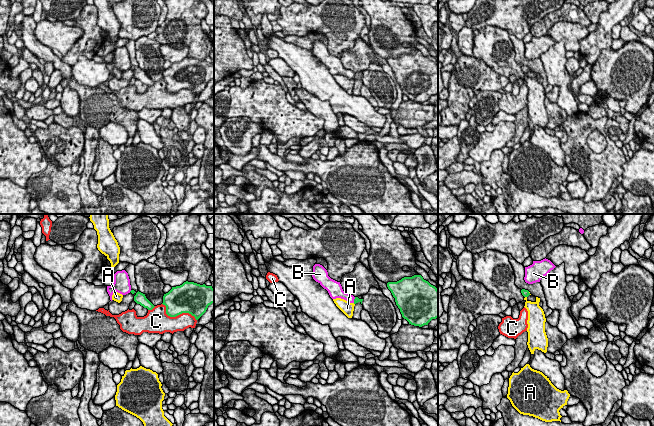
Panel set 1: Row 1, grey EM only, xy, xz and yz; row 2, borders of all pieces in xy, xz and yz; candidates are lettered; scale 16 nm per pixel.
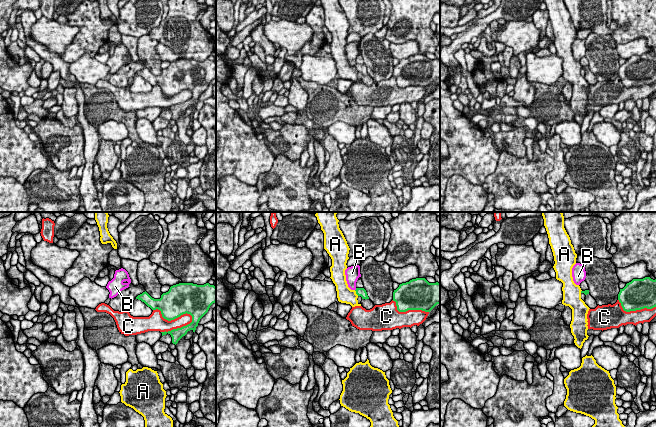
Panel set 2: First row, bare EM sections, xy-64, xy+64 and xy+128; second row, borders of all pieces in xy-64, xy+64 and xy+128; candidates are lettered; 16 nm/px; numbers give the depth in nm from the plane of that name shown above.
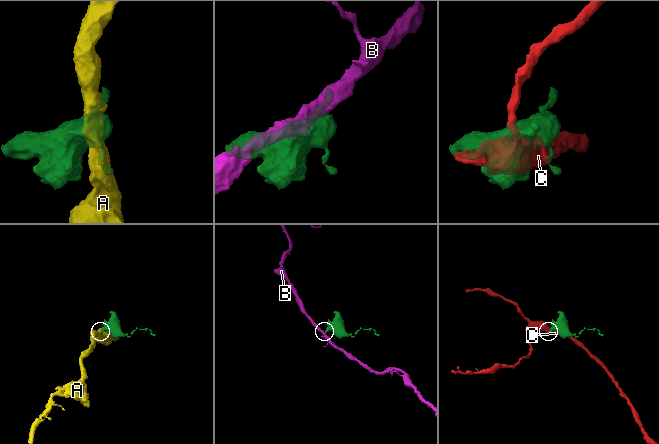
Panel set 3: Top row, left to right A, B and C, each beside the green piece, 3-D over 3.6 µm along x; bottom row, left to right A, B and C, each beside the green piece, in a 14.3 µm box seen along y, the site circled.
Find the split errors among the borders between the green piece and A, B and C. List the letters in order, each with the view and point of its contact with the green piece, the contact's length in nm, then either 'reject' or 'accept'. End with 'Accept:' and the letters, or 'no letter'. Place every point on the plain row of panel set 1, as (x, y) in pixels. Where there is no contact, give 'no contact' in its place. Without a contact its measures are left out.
A: contact yz (529, 69); length 60 nm; reject
B: contact xz (354, 76); length 100 nm; reject
C: contact xy (177, 91); length 600 nm; reject
Accept: no letter

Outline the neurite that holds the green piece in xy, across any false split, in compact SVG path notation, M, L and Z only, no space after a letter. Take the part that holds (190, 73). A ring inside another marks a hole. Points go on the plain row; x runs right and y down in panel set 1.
M186 57L164 70L162 80L166 82L166 90L170 93L189 89L198 96L212 79L214 79L212 62Z

